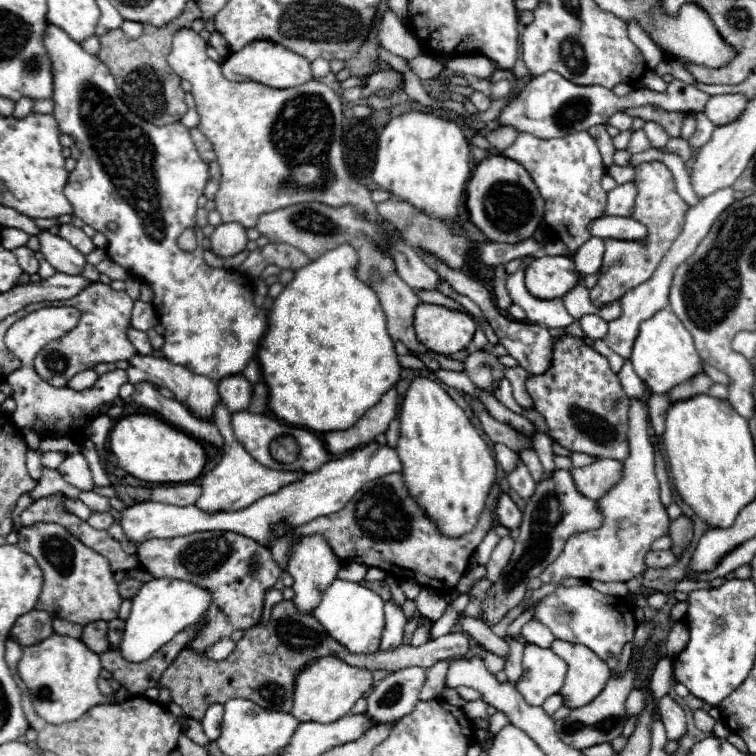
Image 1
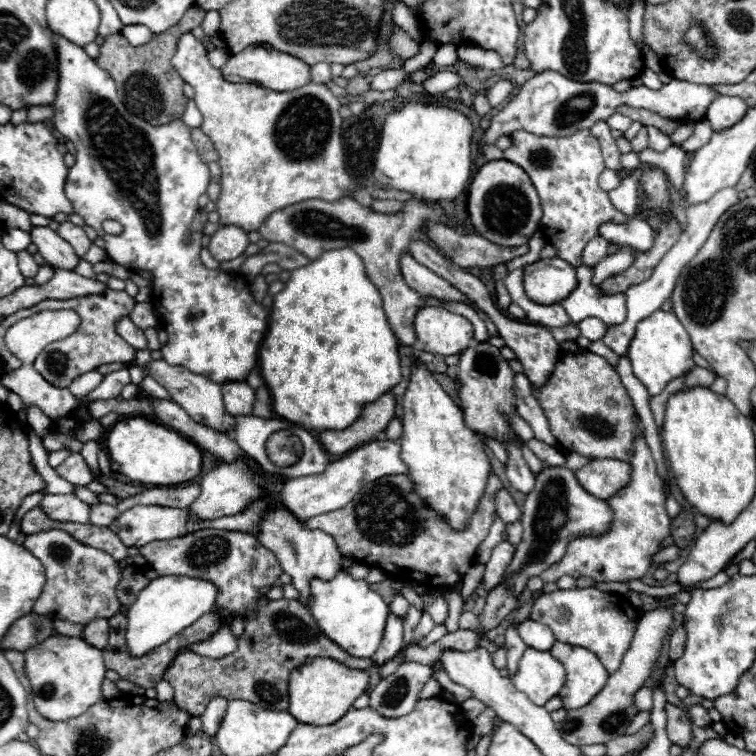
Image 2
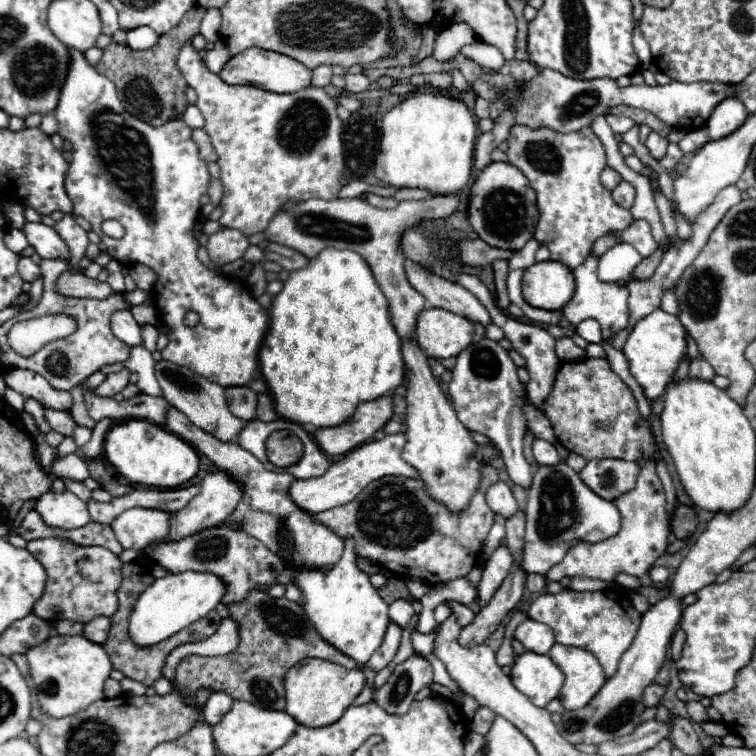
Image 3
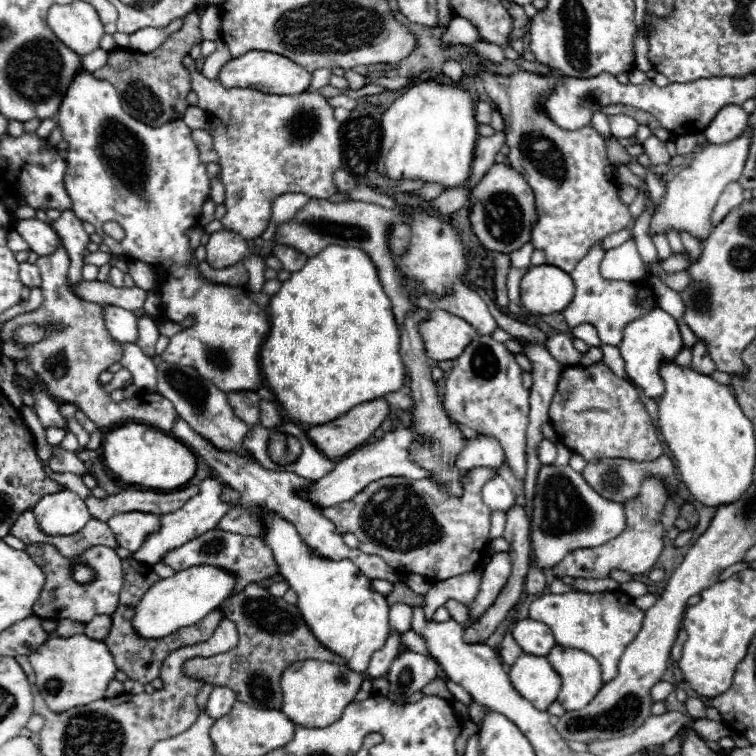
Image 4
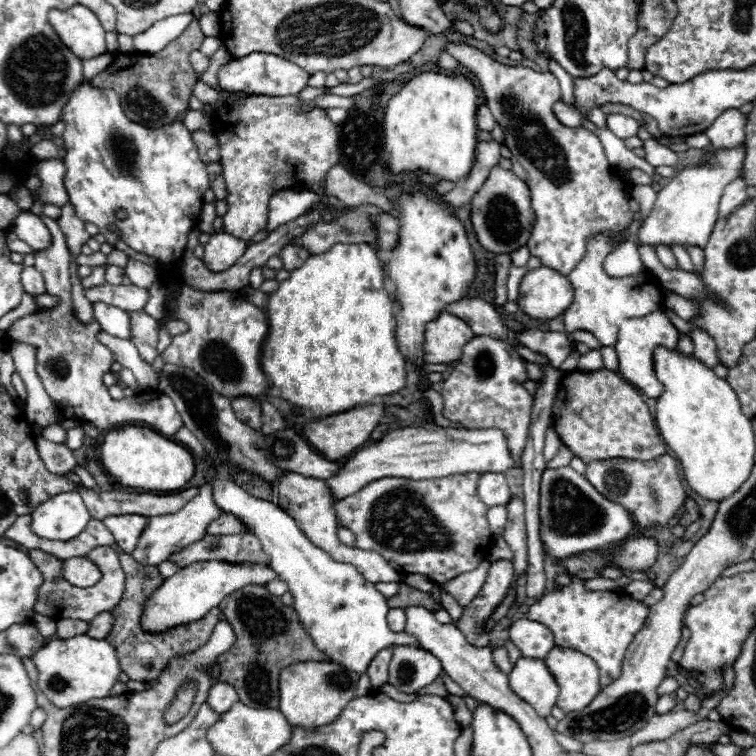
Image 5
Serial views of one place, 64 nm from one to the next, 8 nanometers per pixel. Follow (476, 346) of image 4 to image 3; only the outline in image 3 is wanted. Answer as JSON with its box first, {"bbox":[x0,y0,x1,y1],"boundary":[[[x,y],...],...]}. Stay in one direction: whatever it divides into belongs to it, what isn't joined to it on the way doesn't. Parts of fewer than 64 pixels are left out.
{"bbox":[448,336,532,488],"boundary":[[[476,336],[474,342],[456,356],[456,366],[452,368],[452,380],[448,384],[448,400],[456,410],[458,420],[474,432],[488,436],[502,452],[508,476],[522,488],[532,484],[532,466],[524,458],[524,430],[526,418],[518,410],[520,398],[526,396],[522,382],[518,380],[518,366],[508,356],[498,342]]]}

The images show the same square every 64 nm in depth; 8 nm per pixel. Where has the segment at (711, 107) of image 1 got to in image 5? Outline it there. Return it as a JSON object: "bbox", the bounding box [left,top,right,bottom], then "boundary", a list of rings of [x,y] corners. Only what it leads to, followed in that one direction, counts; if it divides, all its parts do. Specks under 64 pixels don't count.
{"bbox":[704,110,746,150],"boundary":[[[728,110],[720,114],[704,134],[710,138],[714,150],[736,148],[744,144],[744,126],[746,126],[746,116],[740,114],[738,110]]]}

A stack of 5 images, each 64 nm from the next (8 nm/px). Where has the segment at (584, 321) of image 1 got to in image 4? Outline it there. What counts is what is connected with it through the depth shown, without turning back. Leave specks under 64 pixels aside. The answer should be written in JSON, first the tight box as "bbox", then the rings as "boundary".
{"bbox":[572,324,602,346],"boundary":[[[580,324],[580,326],[576,326],[576,328],[572,330],[572,336],[584,340],[588,346],[602,346],[596,328],[590,326],[590,324]]]}

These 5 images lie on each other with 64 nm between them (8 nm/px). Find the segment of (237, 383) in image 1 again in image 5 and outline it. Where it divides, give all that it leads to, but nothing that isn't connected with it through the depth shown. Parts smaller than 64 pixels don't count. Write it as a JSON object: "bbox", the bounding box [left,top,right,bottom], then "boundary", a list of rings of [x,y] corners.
{"bbox":[232,398,262,430],"boundary":[[[232,398],[234,414],[238,414],[240,422],[246,422],[250,428],[260,430],[262,428],[262,408],[260,402],[254,398]]]}

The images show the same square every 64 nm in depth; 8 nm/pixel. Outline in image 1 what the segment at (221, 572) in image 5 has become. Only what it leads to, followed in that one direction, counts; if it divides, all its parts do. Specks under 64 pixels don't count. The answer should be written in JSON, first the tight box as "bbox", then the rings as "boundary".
{"bbox":[120,578,212,662],"boundary":[[[154,578],[146,582],[138,594],[132,598],[132,610],[126,618],[120,652],[130,662],[144,662],[166,642],[170,642],[178,632],[196,624],[212,602],[210,590],[194,586],[192,582],[178,582],[172,578]]]}

